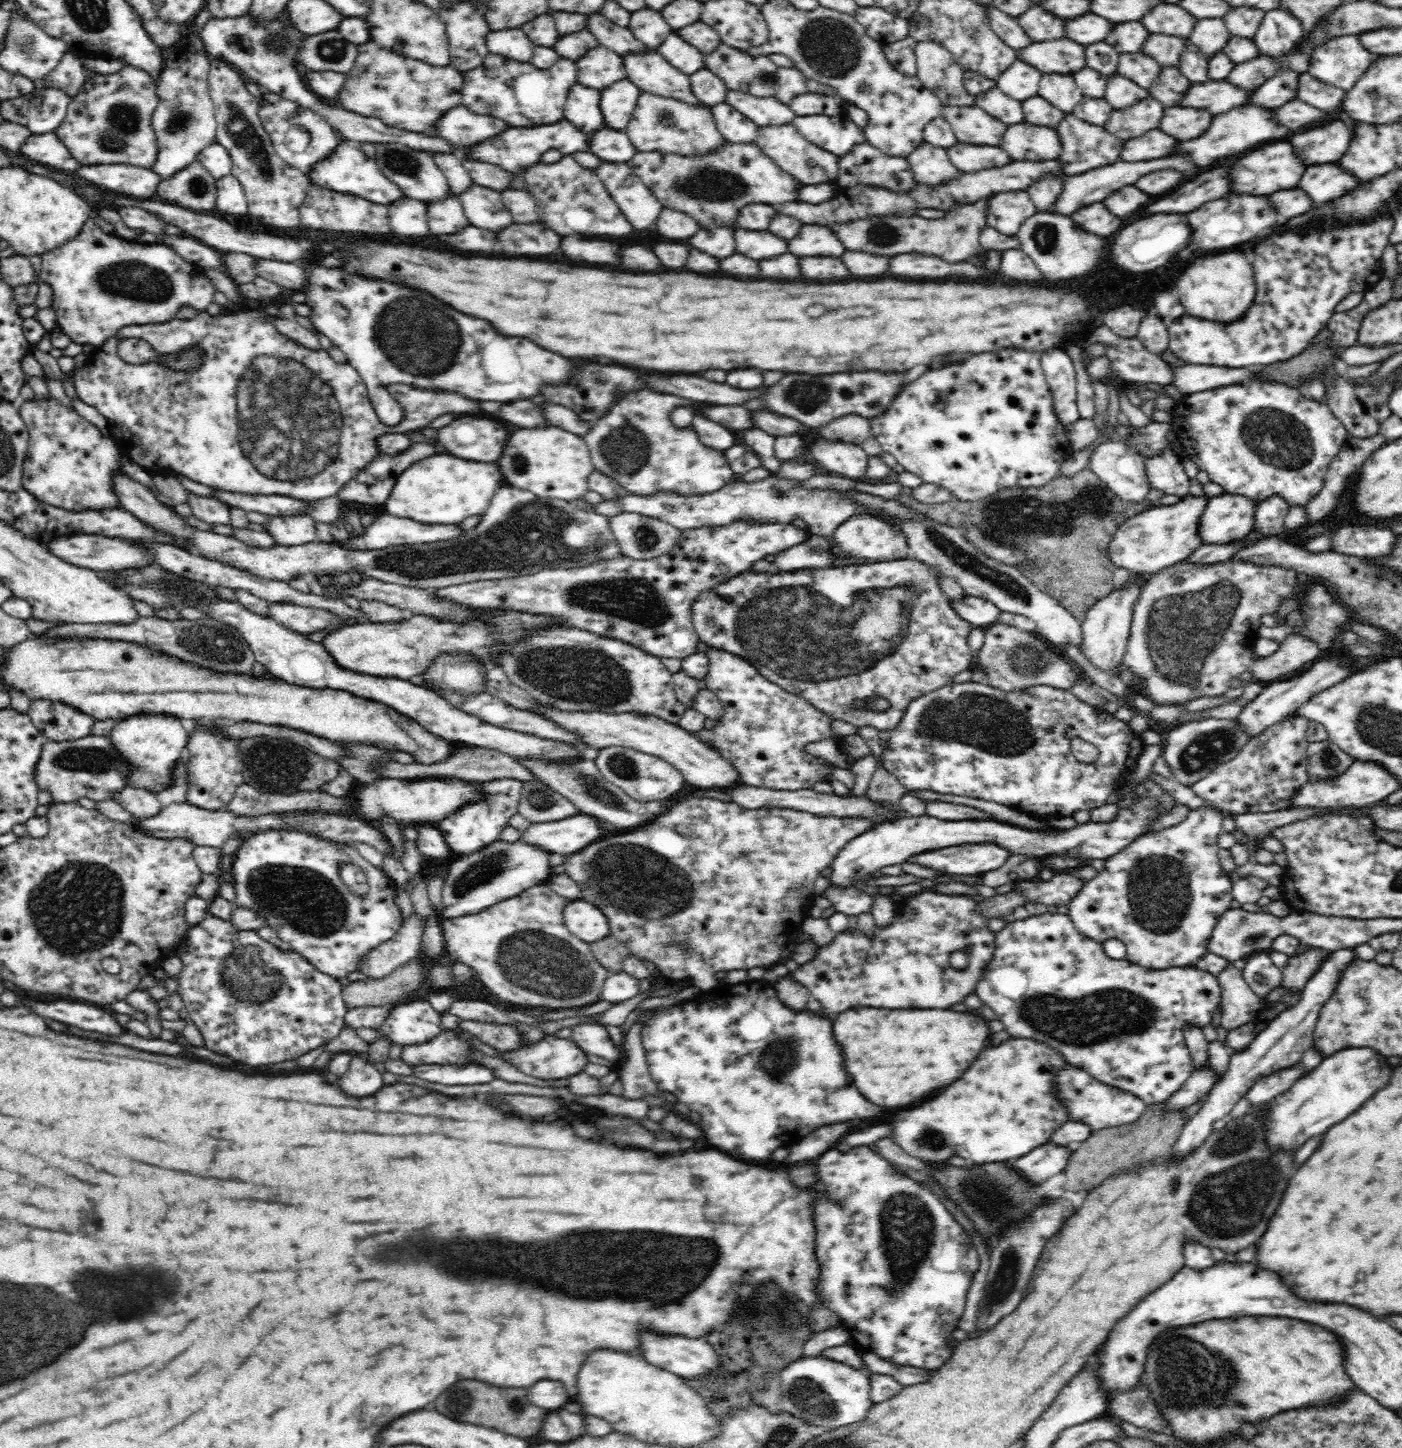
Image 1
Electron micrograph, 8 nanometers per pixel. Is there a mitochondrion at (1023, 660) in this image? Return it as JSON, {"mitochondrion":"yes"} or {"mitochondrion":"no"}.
{"mitochondrion":"yes"}

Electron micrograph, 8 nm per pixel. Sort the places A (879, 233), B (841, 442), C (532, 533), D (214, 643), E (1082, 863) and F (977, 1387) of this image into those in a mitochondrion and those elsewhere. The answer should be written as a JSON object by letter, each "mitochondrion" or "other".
{"A":"mitochondrion","B":"other","C":"mitochondrion","D":"mitochondrion","E":"other","F":"other"}

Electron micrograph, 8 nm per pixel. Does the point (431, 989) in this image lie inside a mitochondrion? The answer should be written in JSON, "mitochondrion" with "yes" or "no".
{"mitochondrion":"no"}

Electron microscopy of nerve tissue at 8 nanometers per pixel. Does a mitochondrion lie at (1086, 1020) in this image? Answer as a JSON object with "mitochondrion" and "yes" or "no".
{"mitochondrion":"yes"}

